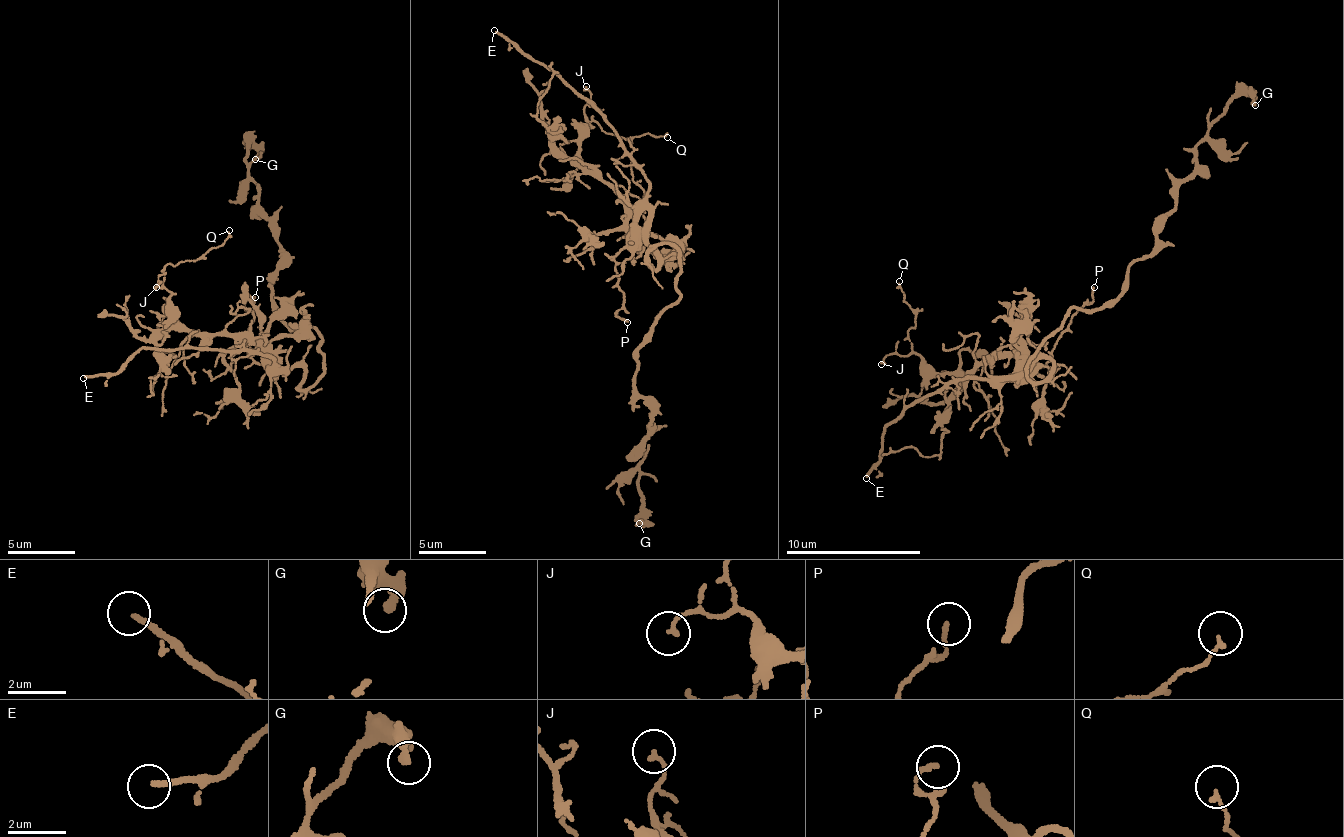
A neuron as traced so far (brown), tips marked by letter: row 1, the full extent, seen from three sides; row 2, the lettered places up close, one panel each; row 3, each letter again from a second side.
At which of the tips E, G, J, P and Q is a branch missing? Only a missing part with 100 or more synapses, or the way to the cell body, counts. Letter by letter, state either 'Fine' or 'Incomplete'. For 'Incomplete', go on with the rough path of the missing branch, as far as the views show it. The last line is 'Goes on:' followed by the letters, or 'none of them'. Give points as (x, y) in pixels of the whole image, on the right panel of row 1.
E: Incomplete
G: Fine
J: Fine
P: Fine
Q: Fine
Goes on: E

